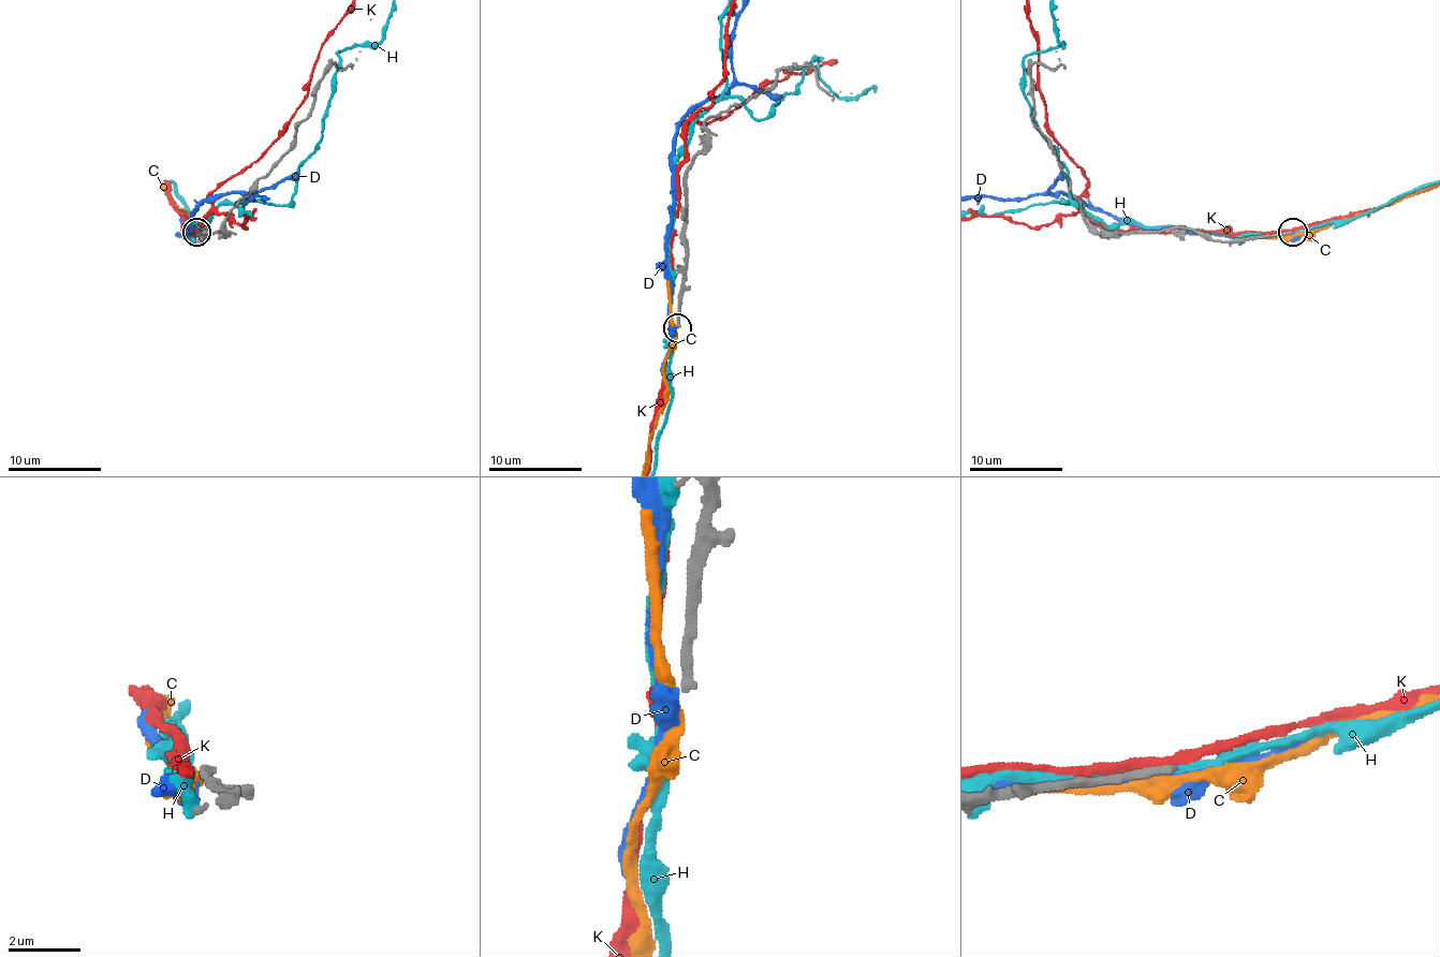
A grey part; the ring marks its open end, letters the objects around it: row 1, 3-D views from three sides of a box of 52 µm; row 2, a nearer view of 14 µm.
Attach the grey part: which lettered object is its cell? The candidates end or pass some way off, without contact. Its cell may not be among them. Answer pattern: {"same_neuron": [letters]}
{"same_neuron": []}

